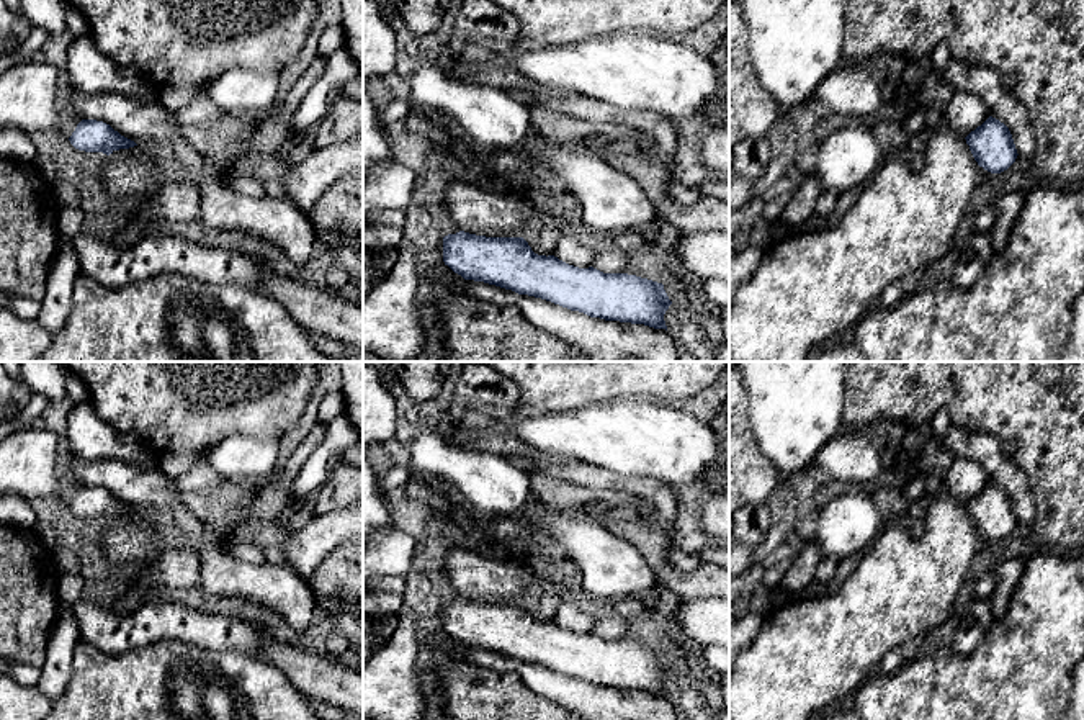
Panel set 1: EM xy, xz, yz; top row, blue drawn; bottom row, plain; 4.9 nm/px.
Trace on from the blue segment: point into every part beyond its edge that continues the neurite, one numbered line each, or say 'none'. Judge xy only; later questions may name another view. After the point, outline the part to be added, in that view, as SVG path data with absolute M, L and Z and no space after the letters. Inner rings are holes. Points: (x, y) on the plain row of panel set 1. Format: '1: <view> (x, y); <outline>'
1: xy (30, 468); M23 429L0 442L0 496L16 494L28 502L57 497L70 504L78 489L57 458L57 437L49 429Z

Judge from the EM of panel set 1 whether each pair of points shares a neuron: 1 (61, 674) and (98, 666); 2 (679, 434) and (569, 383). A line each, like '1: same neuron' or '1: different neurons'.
1: different neurons
2: different neurons

